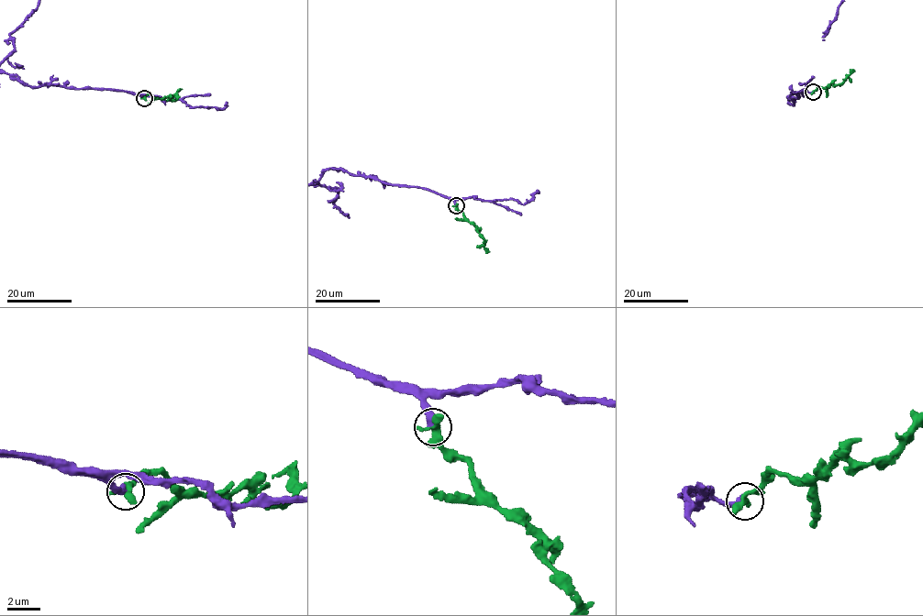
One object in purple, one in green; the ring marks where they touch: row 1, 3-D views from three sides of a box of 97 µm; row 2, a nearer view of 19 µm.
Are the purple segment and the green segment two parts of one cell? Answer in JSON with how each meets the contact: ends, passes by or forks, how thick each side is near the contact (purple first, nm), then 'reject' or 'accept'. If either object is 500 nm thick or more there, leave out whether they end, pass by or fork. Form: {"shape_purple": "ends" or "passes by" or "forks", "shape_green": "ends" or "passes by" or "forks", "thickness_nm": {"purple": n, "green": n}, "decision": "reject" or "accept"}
{"thickness_nm": {"purple": 400, "green": 550}, "decision": "reject"}

